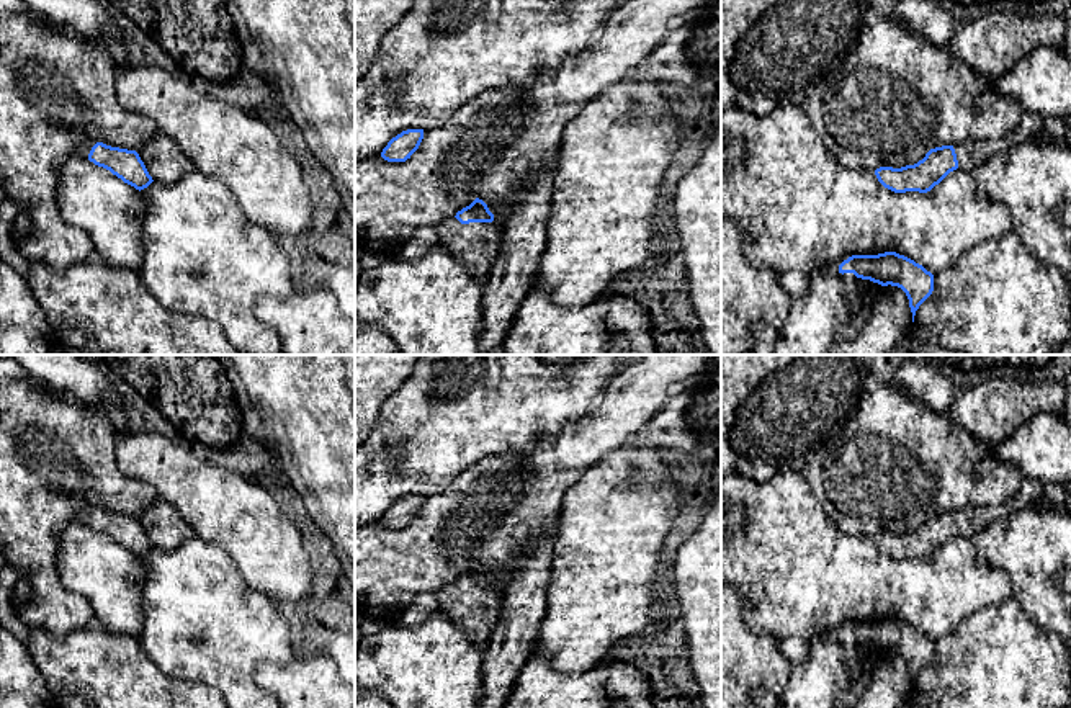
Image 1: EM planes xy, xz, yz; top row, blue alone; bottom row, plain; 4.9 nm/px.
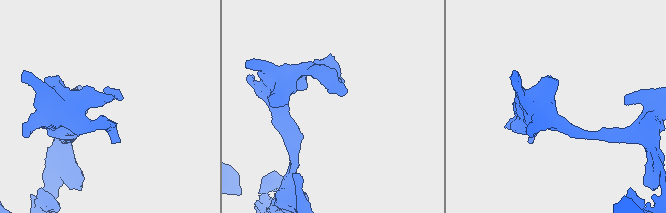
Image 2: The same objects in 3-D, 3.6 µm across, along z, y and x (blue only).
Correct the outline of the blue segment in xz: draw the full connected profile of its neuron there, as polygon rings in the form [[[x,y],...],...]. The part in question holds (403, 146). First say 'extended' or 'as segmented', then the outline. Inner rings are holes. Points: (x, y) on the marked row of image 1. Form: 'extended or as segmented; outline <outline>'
as segmented; outline [[[407,129],[392,137],[383,149],[381,157],[388,162],[406,162],[419,149],[423,129]]]

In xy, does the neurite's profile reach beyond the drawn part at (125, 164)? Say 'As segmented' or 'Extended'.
Extended

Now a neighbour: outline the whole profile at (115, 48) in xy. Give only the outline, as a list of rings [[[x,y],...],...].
[[[103,33],[95,38],[95,41],[111,56],[111,59],[116,62],[118,70],[131,67],[131,62],[128,59],[128,49],[119,39]]]

